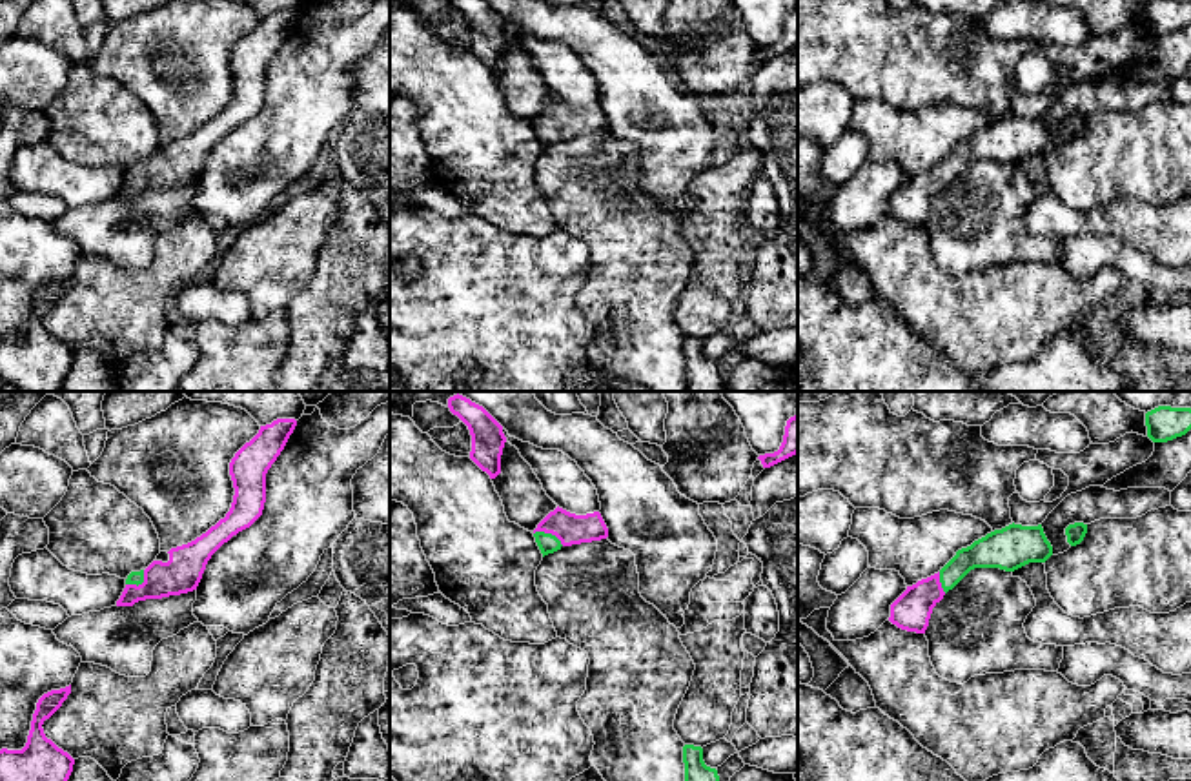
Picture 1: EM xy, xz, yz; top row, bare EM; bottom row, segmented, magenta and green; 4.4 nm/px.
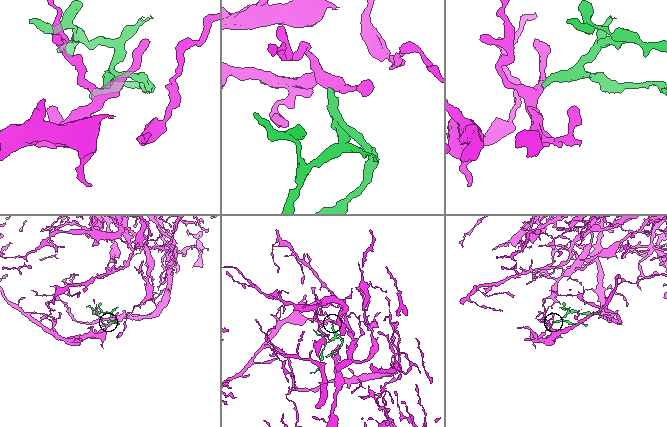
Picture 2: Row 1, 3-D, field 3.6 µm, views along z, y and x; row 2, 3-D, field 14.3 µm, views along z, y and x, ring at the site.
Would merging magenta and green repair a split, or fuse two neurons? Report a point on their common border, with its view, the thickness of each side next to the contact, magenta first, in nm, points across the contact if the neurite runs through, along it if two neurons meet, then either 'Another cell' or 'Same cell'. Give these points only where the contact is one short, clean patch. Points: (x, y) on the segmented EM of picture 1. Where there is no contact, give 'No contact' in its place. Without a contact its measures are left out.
Touches magenta at xz (549, 532). Thickness 140 nm (magenta) against 90 nm. Path across: xz (570, 528), (549, 532), (547, 543). Same cell

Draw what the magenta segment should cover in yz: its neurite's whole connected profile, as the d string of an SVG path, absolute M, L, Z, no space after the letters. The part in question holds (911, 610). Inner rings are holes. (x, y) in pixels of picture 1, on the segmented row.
M1009 524L962 548L934 575L918 581L891 604L889 621L901 630L925 634L932 608L974 568L1014 572L1029 563L1045 563L1053 555L1042 524Z

